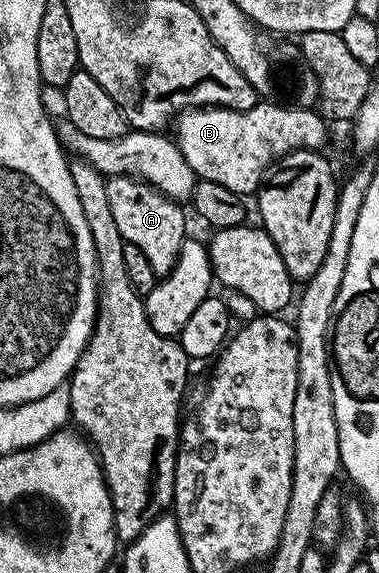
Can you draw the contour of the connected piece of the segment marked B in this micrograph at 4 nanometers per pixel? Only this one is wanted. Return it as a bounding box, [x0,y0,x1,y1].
[177,103,328,195]

